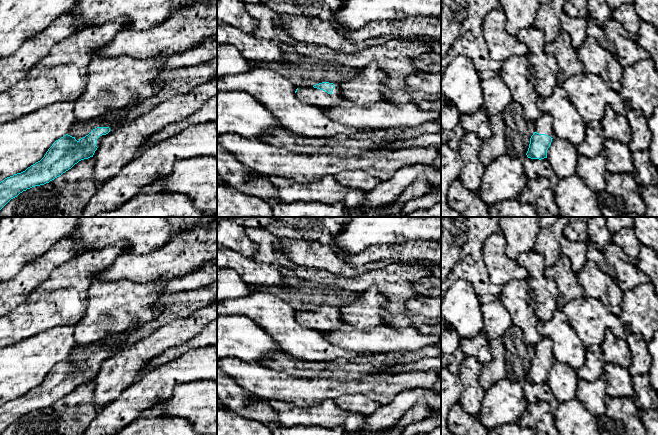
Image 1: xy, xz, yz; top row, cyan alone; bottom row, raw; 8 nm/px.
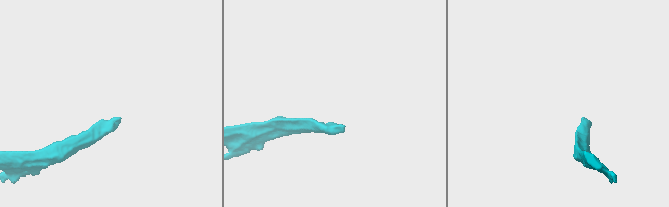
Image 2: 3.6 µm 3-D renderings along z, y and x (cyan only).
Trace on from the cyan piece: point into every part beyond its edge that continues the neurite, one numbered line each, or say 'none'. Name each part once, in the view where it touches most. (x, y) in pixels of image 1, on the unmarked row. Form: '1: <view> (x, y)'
1: xz (309, 319)

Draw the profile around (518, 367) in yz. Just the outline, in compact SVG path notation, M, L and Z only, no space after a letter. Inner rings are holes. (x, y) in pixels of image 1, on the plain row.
M516 325L505 332L502 341L506 349L507 378L526 378L535 355L534 346L523 340L522 331Z

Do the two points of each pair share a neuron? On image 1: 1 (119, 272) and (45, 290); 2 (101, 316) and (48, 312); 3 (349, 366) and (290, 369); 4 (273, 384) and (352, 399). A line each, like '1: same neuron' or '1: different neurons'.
1: different neurons
2: different neurons
3: same neuron
4: different neurons

